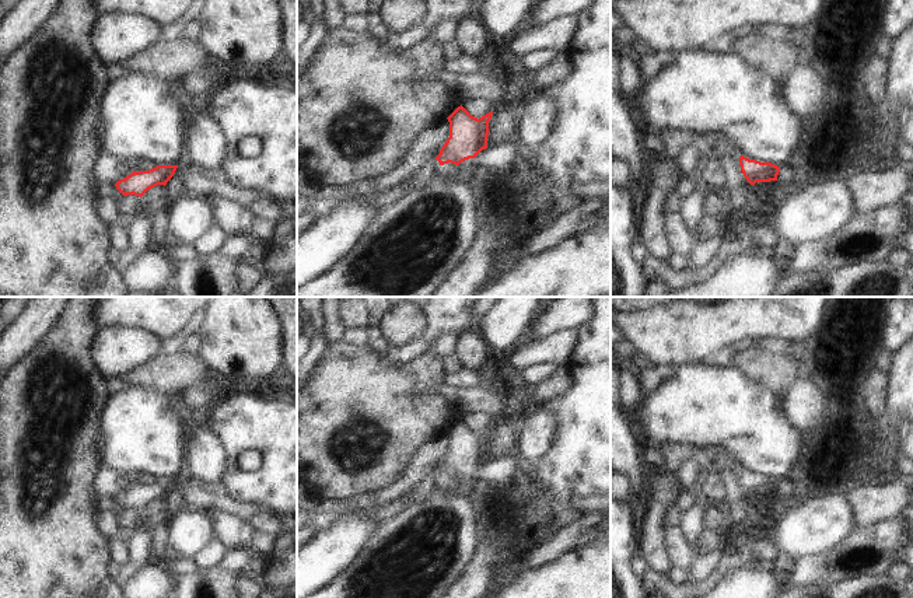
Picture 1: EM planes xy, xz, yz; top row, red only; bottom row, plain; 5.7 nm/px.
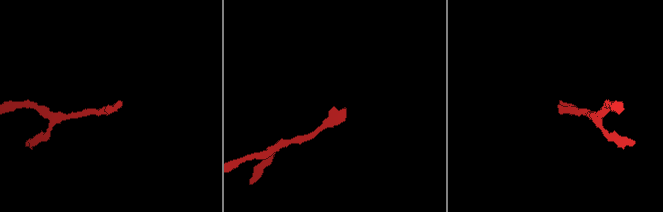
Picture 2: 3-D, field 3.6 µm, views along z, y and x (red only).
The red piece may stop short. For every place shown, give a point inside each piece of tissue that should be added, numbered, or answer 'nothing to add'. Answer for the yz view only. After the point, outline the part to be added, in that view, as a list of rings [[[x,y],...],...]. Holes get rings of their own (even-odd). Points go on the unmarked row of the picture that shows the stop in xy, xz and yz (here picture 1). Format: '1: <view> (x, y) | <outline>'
1: yz (784, 490) | [[[787,479],[780,480],[777,496],[780,499],[788,500],[788,497],[791,496],[791,492],[793,492],[791,483]]]

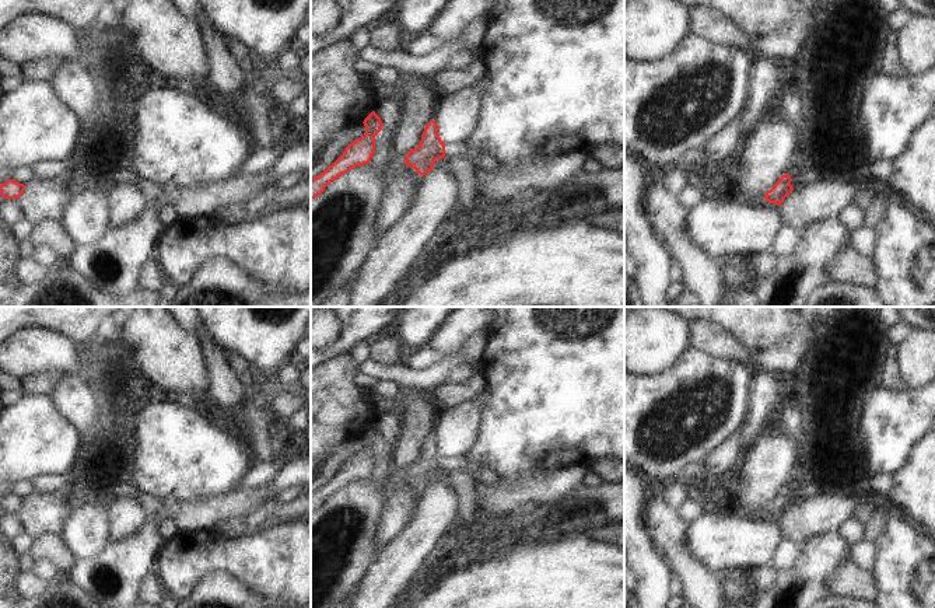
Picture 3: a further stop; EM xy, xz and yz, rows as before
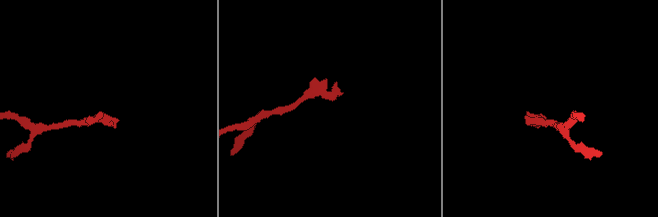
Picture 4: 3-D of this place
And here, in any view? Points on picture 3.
1: xz (484, 475) | [[[466,455],[445,457],[445,471],[455,471],[458,468],[465,468],[469,475],[474,475],[477,481],[484,483],[487,488],[498,488],[501,482],[500,476],[494,471],[469,461]]]

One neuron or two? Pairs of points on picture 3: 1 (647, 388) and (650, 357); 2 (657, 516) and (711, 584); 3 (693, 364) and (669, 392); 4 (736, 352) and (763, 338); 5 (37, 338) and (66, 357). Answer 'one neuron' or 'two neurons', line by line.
1: two neurons
2: one neuron
3: one neuron
4: two neurons
5: one neuron

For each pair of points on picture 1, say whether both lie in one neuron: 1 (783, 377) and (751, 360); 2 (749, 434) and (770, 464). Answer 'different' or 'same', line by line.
1: same
2: same

